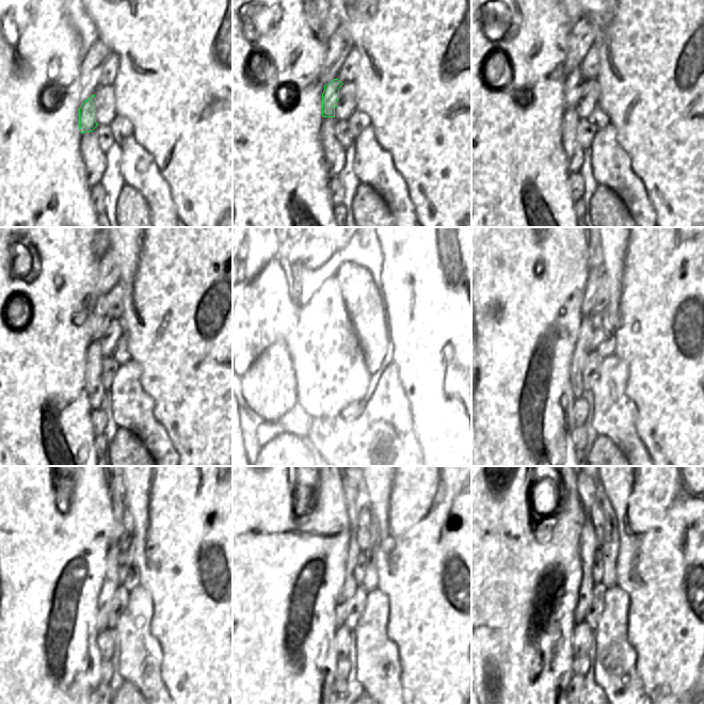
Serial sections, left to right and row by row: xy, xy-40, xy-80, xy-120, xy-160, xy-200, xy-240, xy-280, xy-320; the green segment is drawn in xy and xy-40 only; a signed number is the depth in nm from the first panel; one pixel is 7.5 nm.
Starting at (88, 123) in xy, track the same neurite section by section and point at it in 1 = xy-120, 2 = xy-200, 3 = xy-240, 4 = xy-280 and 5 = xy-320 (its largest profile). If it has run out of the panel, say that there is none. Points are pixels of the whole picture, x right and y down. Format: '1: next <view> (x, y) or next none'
1: next xy-120 (101, 320)
2: next xy-200 (587, 307)
3: next xy-240 (117, 505)
4: next xy-280 (353, 495)
5: next xy-320 (587, 487)

